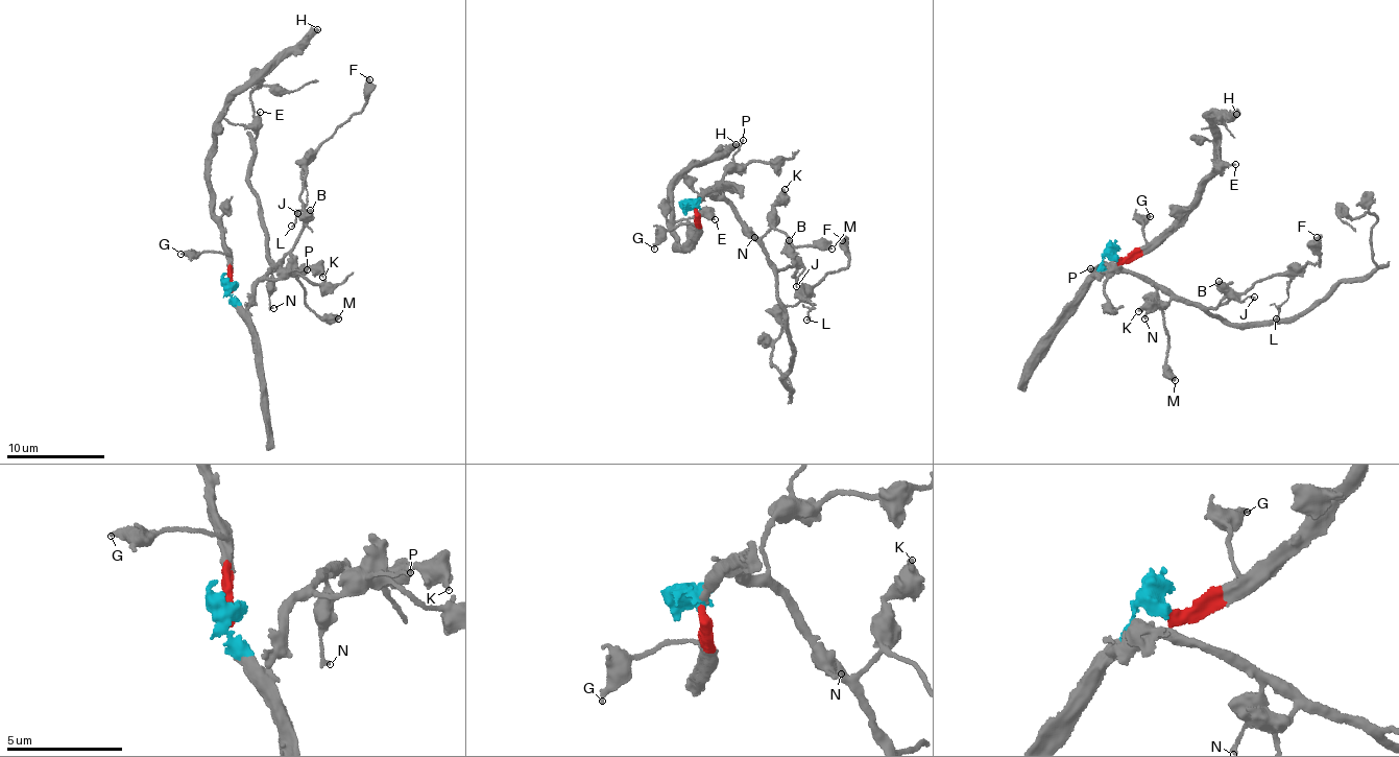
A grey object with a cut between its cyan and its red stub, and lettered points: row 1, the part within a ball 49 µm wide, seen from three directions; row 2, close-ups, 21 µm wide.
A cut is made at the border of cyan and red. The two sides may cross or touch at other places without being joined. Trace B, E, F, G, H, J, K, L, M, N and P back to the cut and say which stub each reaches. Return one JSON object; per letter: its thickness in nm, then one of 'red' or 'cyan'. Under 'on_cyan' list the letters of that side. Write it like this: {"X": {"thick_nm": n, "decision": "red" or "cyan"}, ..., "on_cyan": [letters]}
{"B": {"thick_nm": 550, "decision": "cyan"}, "E": {"thick_nm": 200, "decision": "red"}, "F": {"thick_nm": 550, "decision": "cyan"}, "G": {"thick_nm": 320, "decision": "red"}, "H": {"thick_nm": 500, "decision": "red"}, "J": {"thick_nm": 110, "decision": "cyan"}, "K": {"thick_nm": 320, "decision": "cyan"}, "L": {"thick_nm": 130, "decision": "cyan"}, "M": {"thick_nm": 480, "decision": "cyan"}, "N": {"thick_nm": 170, "decision": "cyan"}, "P": {"thick_nm": 140, "decision": "cyan"}, "on_cyan": ["B", "F", "J", "K", "L", "M", "N", "P"]}

